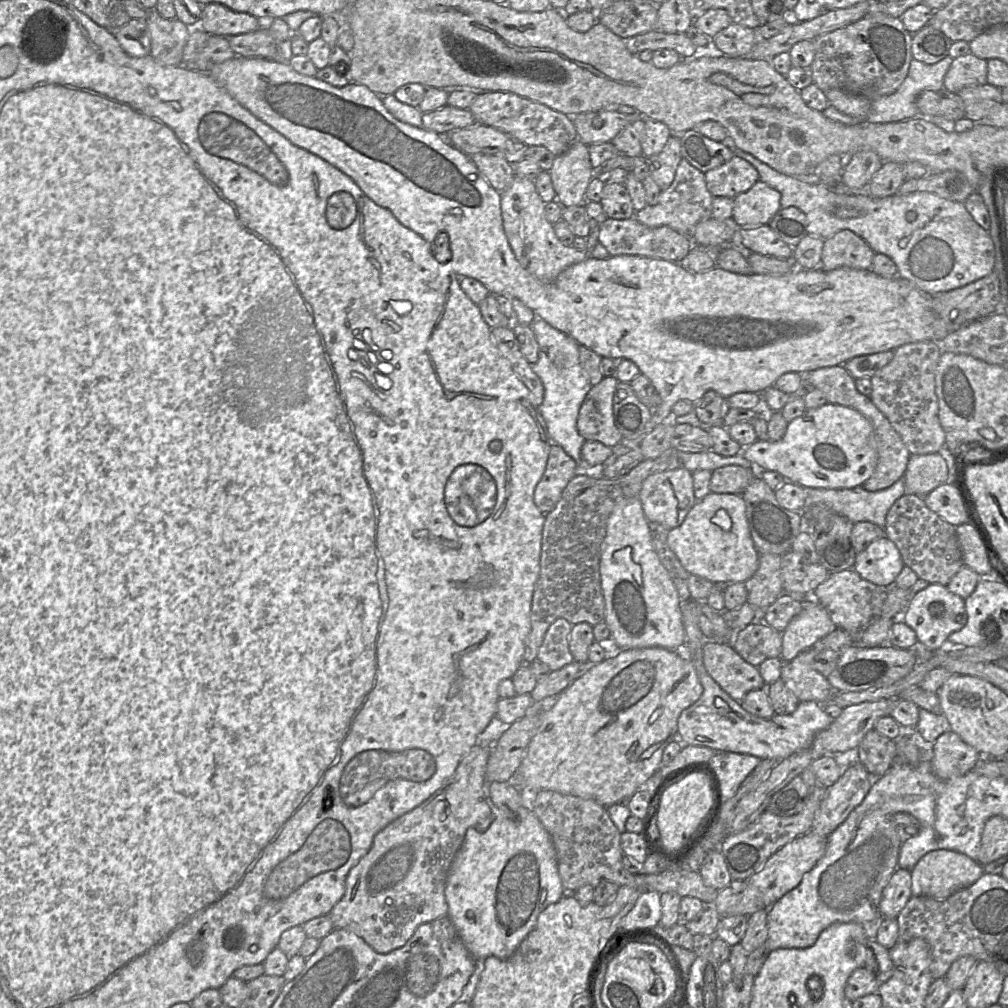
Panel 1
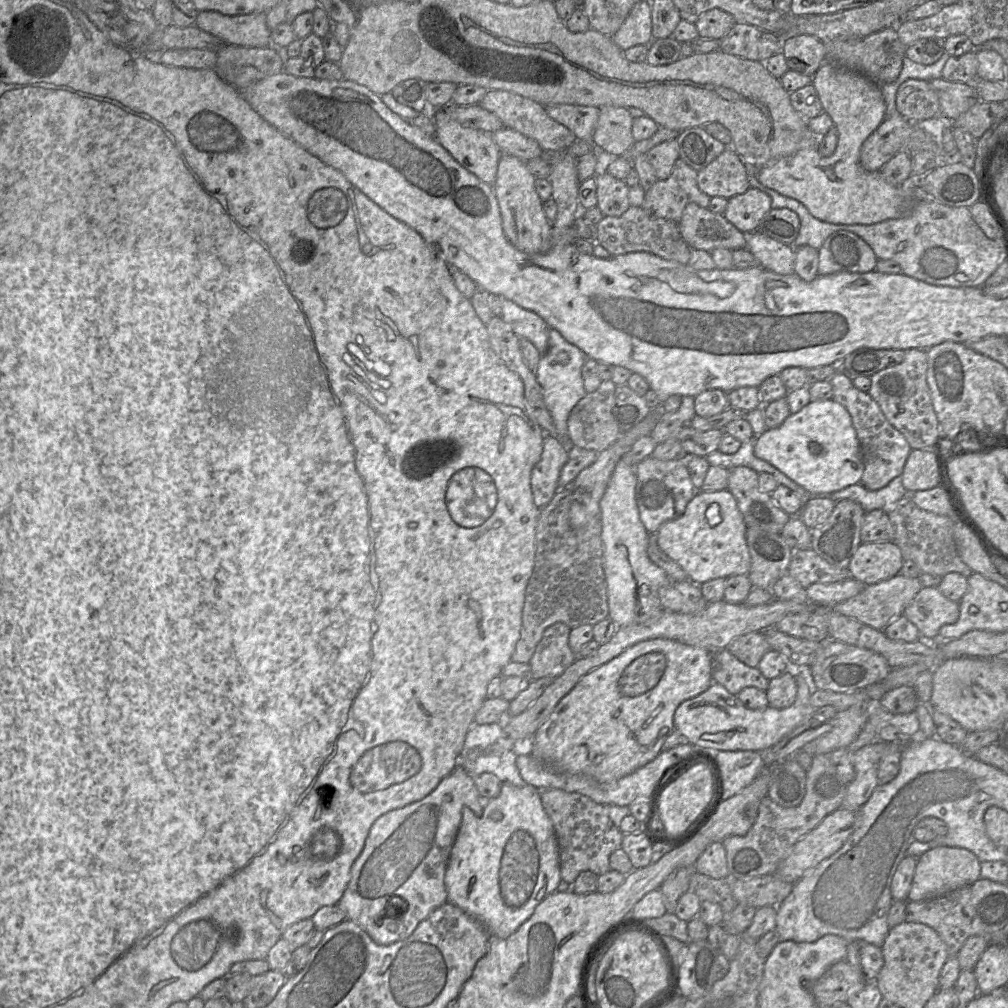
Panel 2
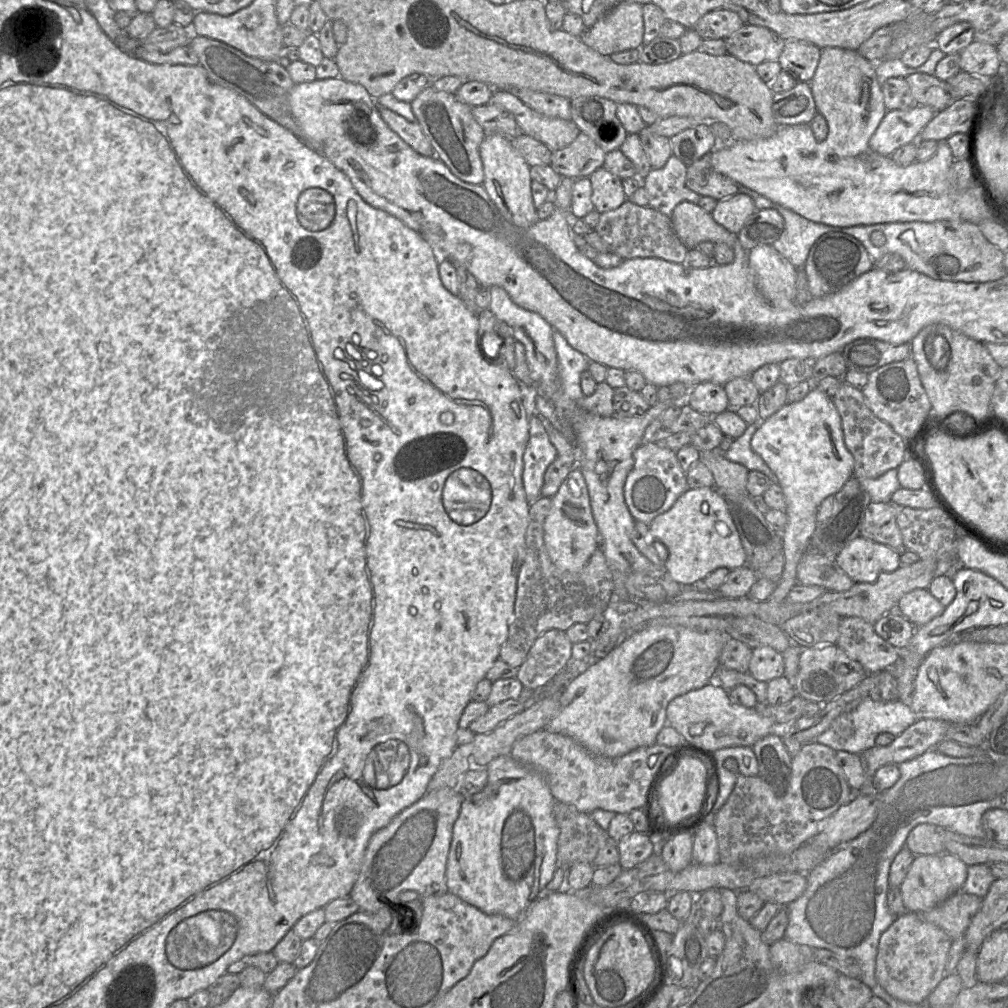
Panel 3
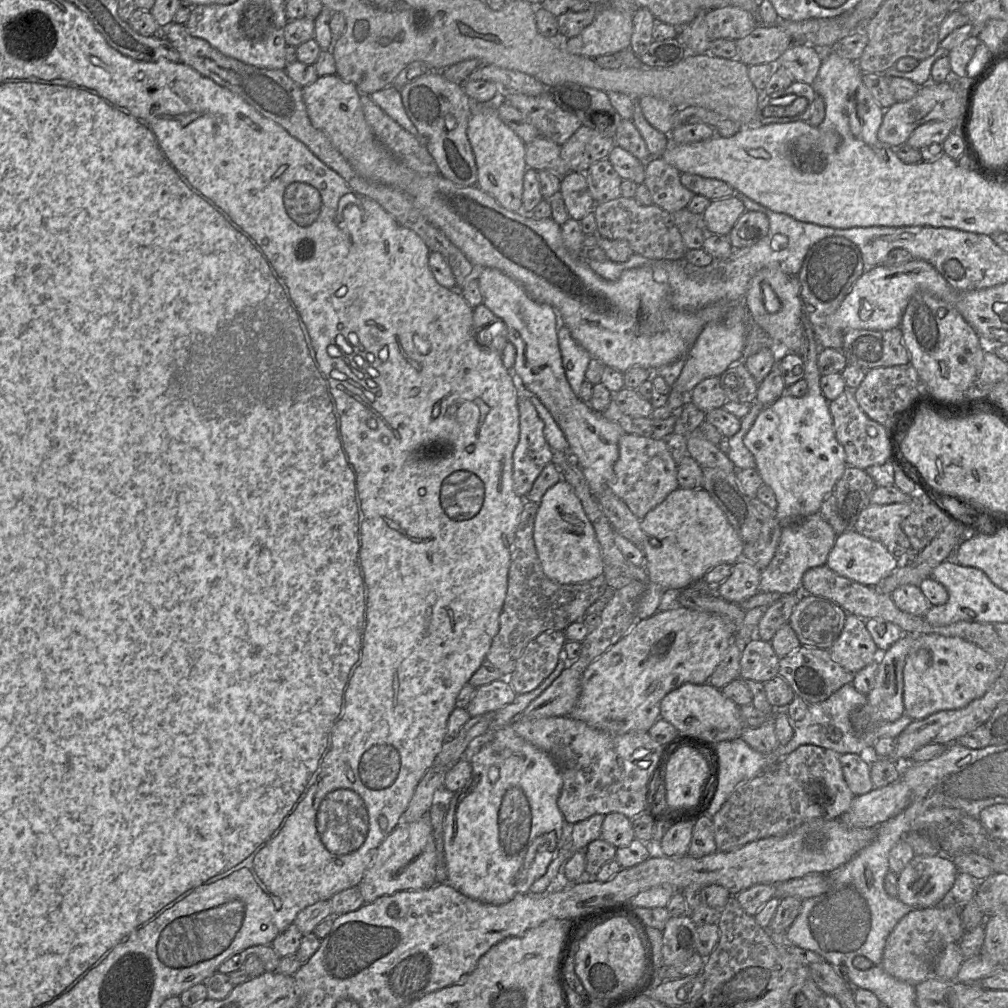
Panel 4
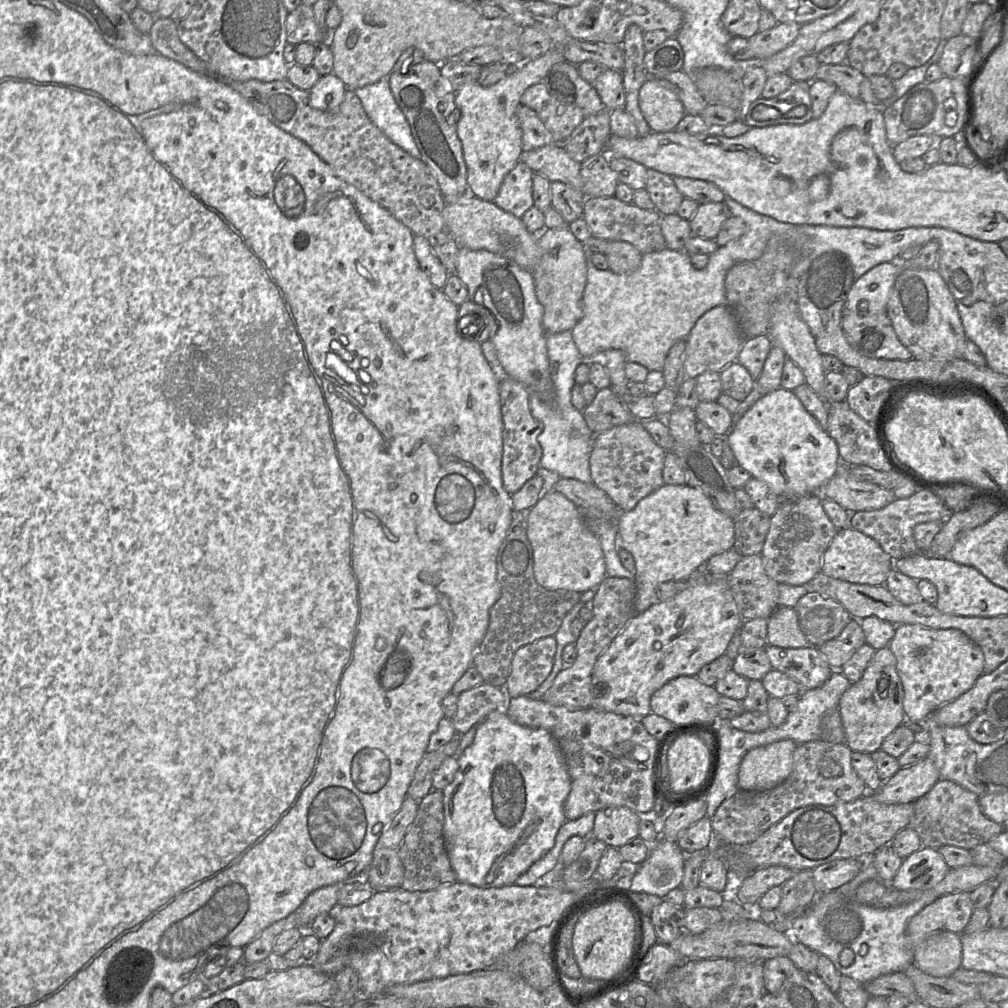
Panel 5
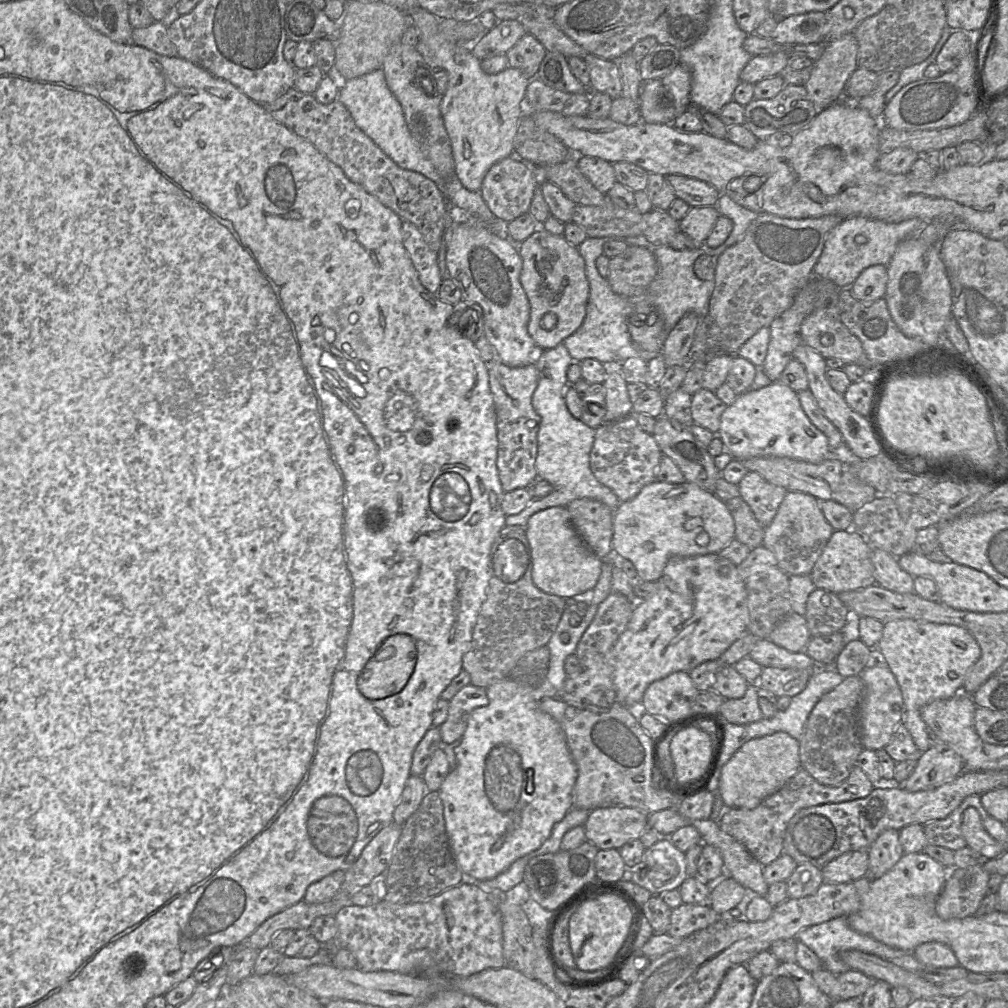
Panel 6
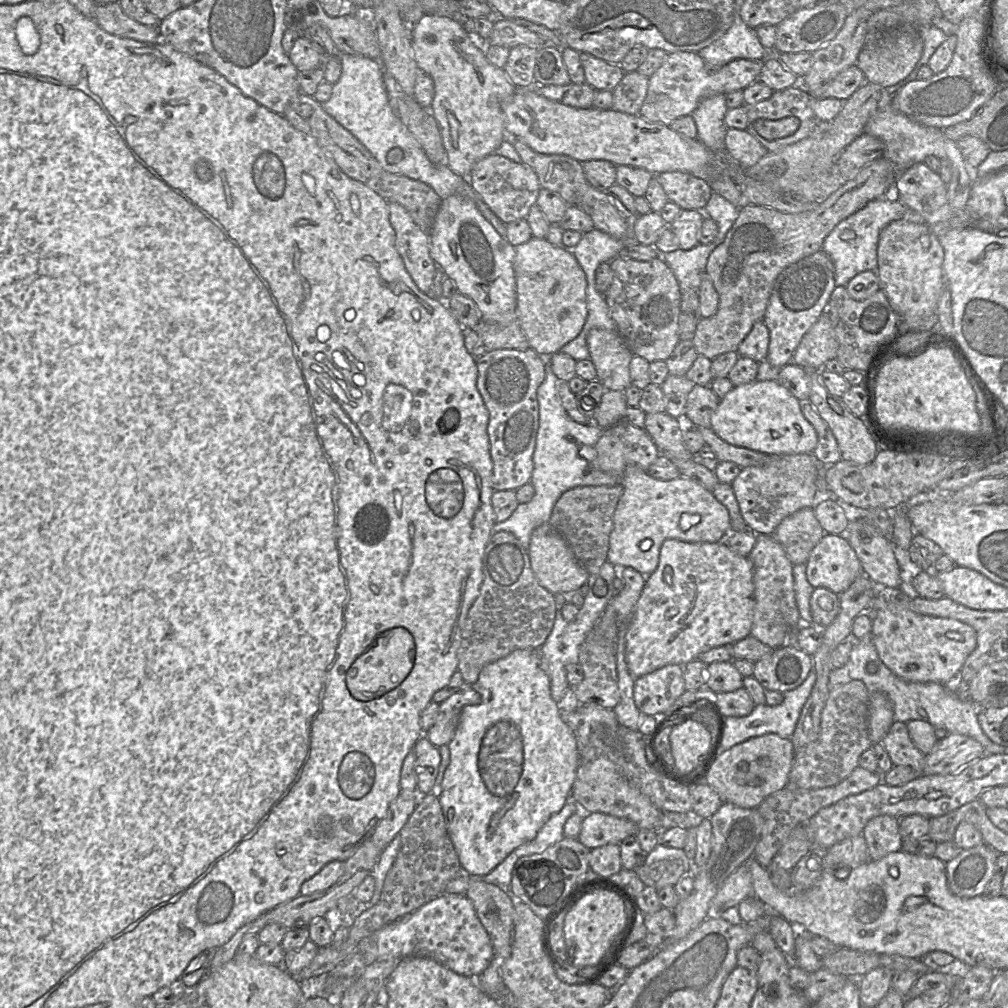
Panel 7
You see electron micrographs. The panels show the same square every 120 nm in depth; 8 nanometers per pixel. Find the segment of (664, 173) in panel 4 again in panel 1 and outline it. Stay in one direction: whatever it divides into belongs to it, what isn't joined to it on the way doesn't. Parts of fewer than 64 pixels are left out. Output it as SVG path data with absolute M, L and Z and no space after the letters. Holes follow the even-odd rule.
M682 158L676 169L673 182L661 191L658 203L647 204L643 209L635 212L634 218L648 227L668 226L691 237L697 223L712 217L713 198L714 196L707 189L705 174Z

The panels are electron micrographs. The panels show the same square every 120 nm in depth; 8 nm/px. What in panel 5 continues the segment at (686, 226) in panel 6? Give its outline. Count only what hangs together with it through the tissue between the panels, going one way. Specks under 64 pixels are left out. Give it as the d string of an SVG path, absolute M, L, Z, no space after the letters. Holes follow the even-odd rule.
M724 202L700 204L689 219L692 234L702 238L715 239L723 222L731 216Z

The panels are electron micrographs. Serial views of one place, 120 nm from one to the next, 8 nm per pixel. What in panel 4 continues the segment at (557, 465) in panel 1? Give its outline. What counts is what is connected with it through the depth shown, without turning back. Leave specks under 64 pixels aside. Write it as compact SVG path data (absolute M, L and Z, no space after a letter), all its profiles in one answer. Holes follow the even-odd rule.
M522 388L518 410L519 441L513 452L513 483L515 492L524 497L543 468L552 461L554 451L544 437L543 421Z

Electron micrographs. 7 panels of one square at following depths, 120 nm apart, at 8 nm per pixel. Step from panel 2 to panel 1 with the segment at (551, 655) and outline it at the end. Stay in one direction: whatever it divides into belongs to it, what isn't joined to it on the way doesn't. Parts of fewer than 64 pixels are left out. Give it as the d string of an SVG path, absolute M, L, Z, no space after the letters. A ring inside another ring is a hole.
M565 619L555 620L548 628L543 643L537 654L537 660L546 664L550 671L559 670L573 662L573 656L569 650L569 636L573 625Z

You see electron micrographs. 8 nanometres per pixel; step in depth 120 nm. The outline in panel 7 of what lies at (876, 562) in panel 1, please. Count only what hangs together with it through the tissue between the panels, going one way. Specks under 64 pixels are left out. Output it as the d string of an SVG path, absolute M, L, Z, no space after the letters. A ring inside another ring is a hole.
M824 534L805 564L807 580L814 588L827 588L838 595L863 574L855 551L842 535Z

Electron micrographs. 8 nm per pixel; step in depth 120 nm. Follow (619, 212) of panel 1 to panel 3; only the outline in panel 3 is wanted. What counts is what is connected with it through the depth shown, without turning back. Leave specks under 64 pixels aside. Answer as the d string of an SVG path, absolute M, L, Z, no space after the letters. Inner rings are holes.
M604 166L596 169L589 179L592 187L591 201L600 214L617 209L627 200L622 180Z

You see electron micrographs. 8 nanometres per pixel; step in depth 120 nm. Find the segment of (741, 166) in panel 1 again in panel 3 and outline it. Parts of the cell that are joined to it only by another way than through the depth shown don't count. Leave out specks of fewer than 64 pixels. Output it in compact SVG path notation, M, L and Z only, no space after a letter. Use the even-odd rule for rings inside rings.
M706 154L687 166L686 186L701 196L721 200L737 194L740 185L715 171L711 165L710 154Z

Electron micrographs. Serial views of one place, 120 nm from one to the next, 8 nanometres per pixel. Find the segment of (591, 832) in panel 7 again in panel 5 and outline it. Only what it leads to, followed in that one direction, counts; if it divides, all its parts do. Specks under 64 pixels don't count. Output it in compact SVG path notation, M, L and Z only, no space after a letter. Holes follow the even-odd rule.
M607 807L595 812L591 835L609 847L620 848L639 836L642 815L627 807Z

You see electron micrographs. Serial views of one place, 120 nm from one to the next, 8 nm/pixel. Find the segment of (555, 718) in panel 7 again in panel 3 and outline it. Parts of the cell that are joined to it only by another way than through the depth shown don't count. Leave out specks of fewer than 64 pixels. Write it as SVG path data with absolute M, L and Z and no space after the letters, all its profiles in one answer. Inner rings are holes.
M510 754L509 755L501 755L501 756L494 758L486 765L486 770L488 773L488 781L487 781L486 786L480 792L474 793L472 795L466 795L464 801L461 804L461 808L459 811L459 815L457 817L457 820L455 821L455 823L453 825L452 840L451 840L451 844L450 844L450 848L449 848L449 852L448 852L448 857L447 857L447 863L446 863L446 885L448 887L448 892L456 895L464 902L476 907L478 910L480 910L486 914L496 914L496 915L501 915L501 916L510 918L510 919L519 920L522 917L522 915L524 914L524 912L531 906L531 904L536 899L538 899L541 895L547 894L549 892L557 892L557 891L548 891L546 889L547 884L553 878L554 871L557 868L557 842L558 842L558 836L559 836L559 827L557 825L557 822L556 822L556 819L554 816L554 812L553 812L555 799L553 798L553 796L551 794L551 791L549 789L549 786L548 786L544 776L542 774L540 774L539 772L516 762L510 756Z

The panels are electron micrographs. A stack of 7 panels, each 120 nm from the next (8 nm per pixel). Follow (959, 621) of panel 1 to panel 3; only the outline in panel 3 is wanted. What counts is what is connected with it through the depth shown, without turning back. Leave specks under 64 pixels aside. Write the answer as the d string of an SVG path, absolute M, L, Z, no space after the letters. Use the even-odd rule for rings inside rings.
M914 589L906 593L900 598L897 606L902 615L914 626L928 623L940 616L946 608L928 589Z

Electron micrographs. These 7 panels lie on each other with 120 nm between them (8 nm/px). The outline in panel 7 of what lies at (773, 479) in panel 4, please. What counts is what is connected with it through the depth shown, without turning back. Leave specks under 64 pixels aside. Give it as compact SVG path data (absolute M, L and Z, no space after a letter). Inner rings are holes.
M776 380L734 386L712 414L711 429L729 444L767 455L812 453L818 440L802 413L801 402Z

